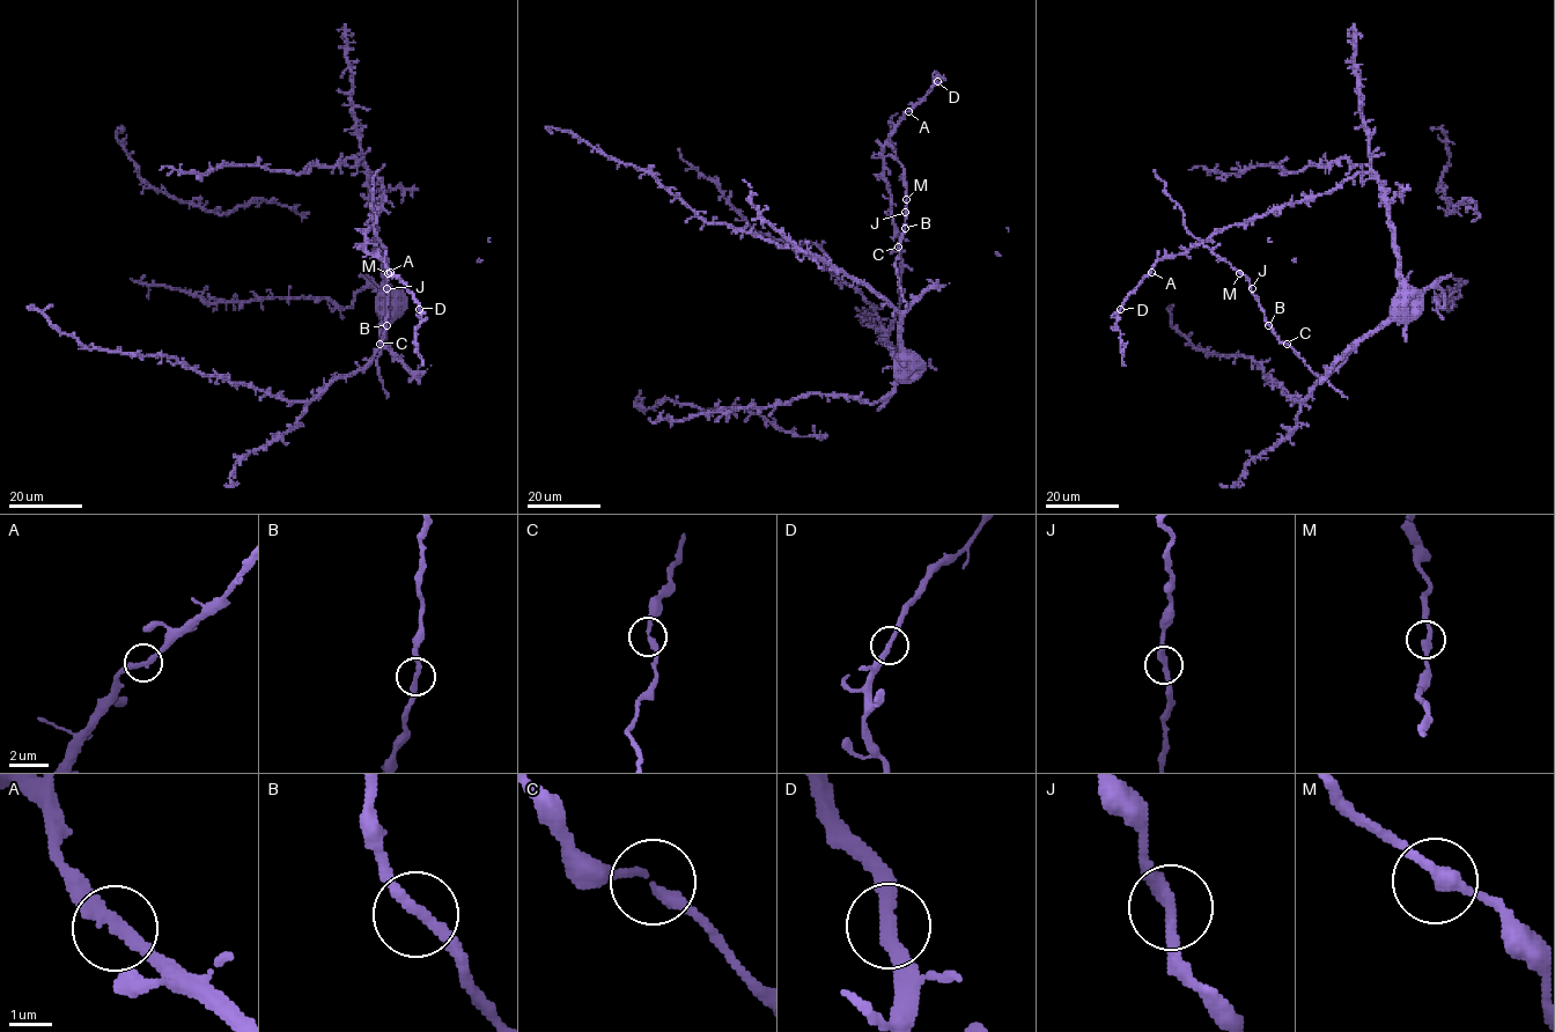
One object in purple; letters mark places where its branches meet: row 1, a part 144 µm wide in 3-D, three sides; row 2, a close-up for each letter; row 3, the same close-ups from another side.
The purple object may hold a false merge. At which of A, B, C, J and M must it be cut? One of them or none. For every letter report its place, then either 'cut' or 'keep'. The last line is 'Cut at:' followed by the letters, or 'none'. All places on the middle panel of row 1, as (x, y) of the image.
A: at (908, 111); keep
B: at (905, 228); keep
C: at (898, 247); keep
J: at (905, 212); keep
M: at (906, 199); keep
Cut at: none

